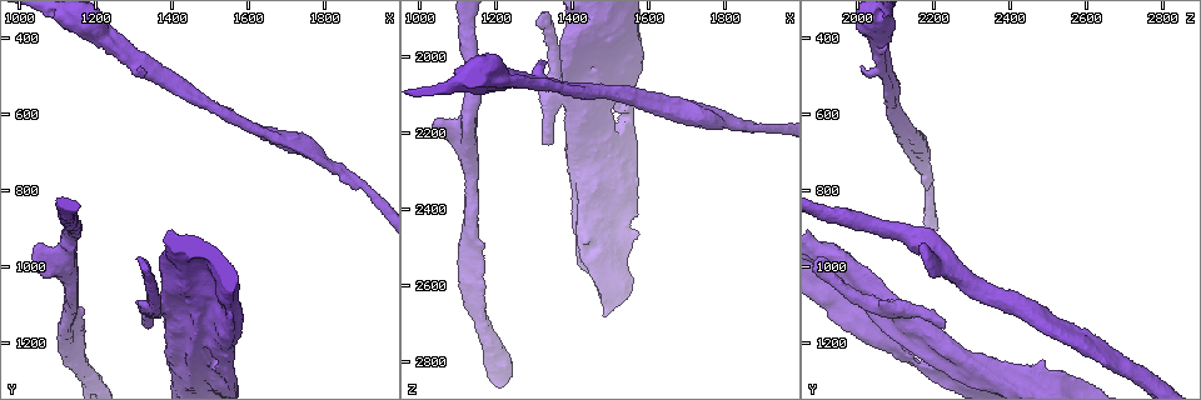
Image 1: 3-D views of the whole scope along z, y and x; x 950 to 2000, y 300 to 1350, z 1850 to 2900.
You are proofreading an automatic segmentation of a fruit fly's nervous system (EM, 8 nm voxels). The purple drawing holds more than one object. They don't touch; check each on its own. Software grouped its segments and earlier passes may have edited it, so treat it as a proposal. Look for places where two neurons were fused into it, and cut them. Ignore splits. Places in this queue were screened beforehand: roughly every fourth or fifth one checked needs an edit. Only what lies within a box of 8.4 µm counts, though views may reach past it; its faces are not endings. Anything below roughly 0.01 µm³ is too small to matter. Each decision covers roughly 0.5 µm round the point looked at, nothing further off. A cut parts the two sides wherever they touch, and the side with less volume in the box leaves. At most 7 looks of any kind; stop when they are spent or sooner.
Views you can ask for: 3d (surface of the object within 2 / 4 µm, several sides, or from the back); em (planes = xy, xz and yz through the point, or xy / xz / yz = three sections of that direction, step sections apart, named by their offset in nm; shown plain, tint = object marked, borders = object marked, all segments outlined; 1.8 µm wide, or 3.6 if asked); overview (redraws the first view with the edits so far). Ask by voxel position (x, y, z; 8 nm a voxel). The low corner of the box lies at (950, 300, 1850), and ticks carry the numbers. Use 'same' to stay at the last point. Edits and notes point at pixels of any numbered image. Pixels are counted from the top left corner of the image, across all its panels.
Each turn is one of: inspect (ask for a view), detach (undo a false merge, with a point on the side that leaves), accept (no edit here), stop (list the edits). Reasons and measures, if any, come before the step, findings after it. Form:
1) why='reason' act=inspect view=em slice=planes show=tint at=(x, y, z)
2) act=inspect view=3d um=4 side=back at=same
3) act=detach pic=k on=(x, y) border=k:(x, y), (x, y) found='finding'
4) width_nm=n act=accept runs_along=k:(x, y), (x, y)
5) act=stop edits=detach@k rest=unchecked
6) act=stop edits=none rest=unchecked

why='side arm on a straight run' act=inspect view=3d um=2 at=(1270, 420, 2060)

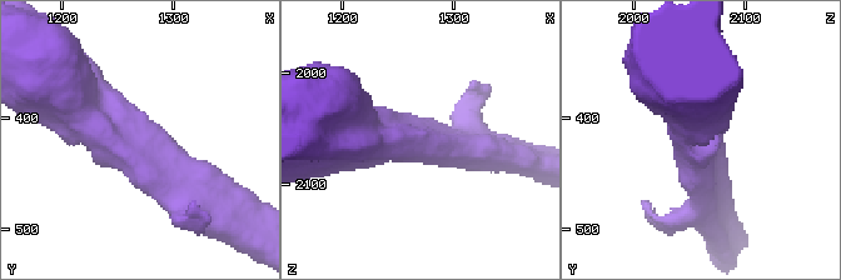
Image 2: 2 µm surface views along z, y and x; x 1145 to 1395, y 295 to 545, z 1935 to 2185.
why='shape alone is not enough' act=inspect view=em slice=xz step=4 show=tint at=(1270, 418, 2062)

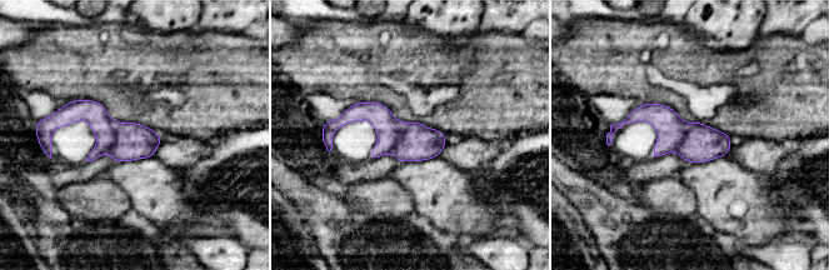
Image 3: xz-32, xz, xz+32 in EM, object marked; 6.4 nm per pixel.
act=inspect view=em slice=xy step=4 show=tint at=same

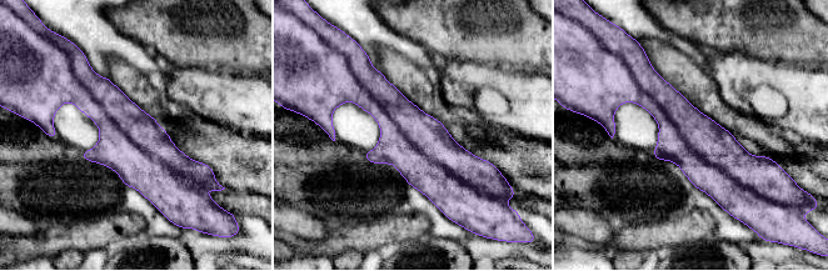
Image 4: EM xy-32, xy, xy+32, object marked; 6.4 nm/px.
act=detach pic=4 on=(143, 130) part_leaving=4:(360, 79), (477, 170) found='a second neuron is stuck on'

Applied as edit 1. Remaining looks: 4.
why='redraw' act=inspect view=overview

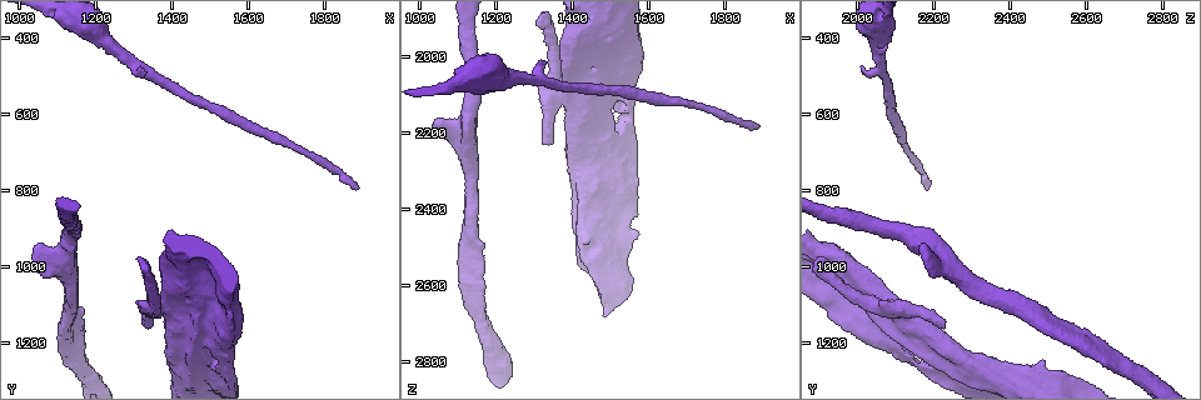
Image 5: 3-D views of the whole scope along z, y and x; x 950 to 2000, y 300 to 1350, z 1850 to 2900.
act=inspect view=em slice=planes show=tint at=(1125, 990, 2215)

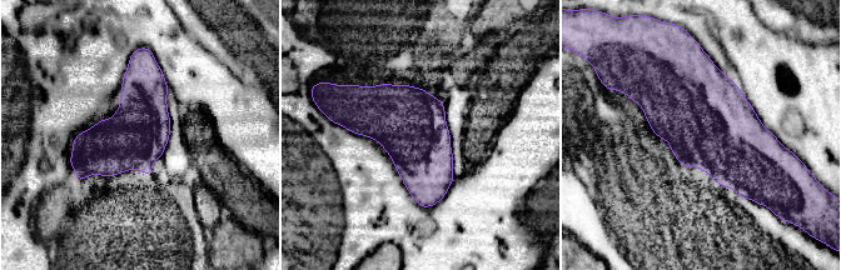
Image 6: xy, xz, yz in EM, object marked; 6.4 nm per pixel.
act=accept found='all the same neuron'

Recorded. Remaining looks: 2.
why='arms part here' act=inspect view=em slice=xy step=16 show=tint at=(1130, 1205, 2590)

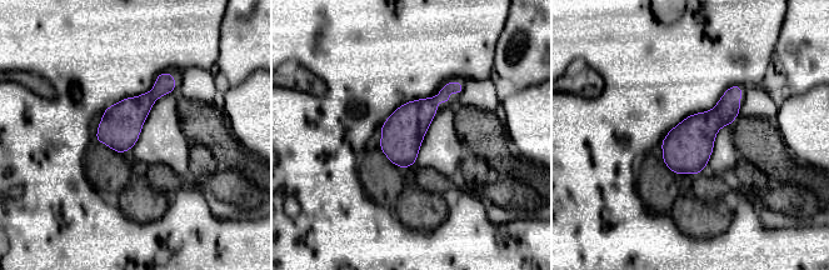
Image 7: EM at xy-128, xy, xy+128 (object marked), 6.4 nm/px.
act=inspect view=em slice=planes show=tint at=same

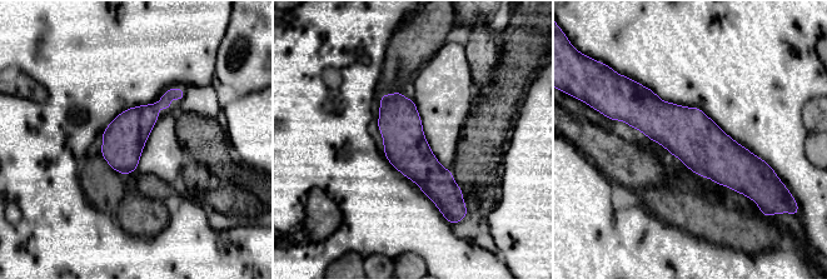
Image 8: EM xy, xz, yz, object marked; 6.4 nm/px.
width_nm=280 act=accept found='all the same neuron'

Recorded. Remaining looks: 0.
act=stop edits=detach@4 rest=unchecked

